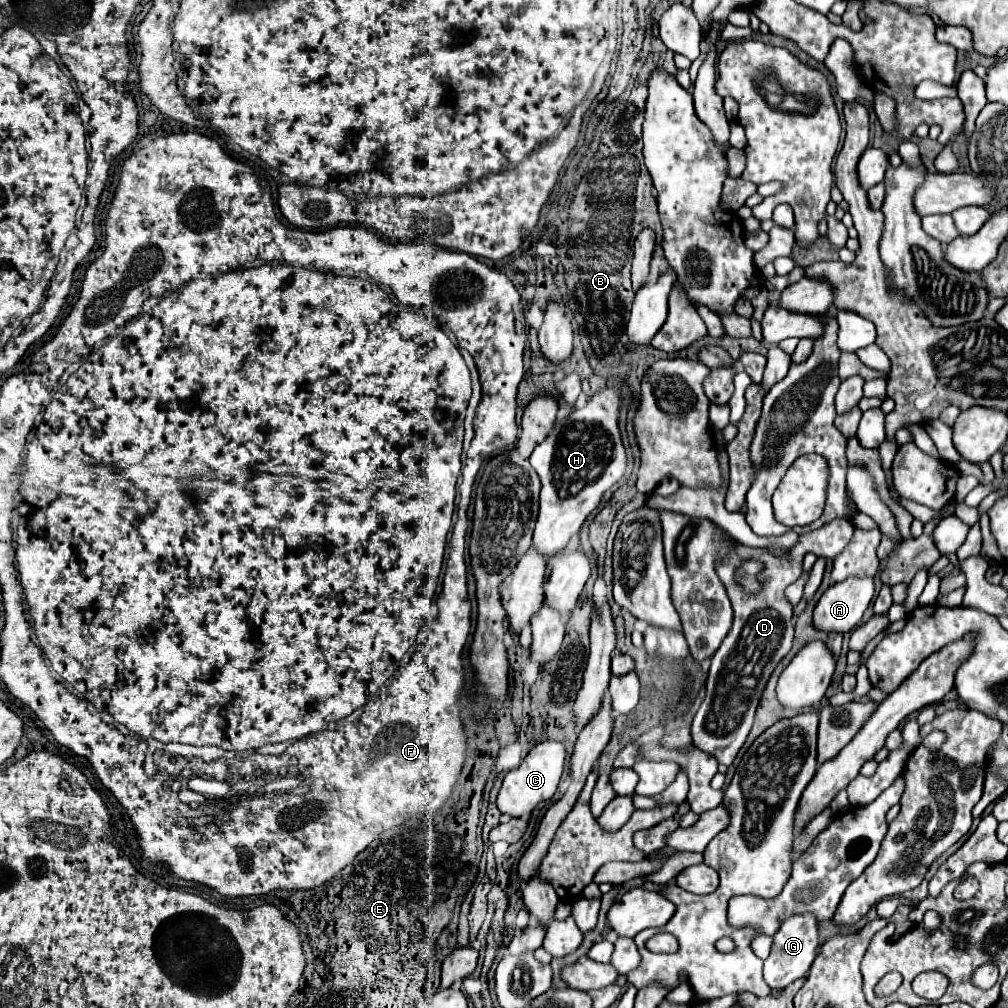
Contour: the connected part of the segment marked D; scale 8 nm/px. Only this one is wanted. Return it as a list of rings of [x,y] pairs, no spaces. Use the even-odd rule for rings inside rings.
[[[835,519],[827,523],[825,527],[817,531],[809,531],[799,537],[797,547],[791,549],[791,559],[783,561],[773,555],[769,555],[763,549],[749,549],[739,545],[737,553],[733,551],[725,563],[717,567],[717,573],[721,581],[727,587],[727,595],[733,603],[735,619],[729,635],[717,649],[717,653],[711,659],[711,669],[707,677],[707,695],[693,717],[691,725],[691,737],[693,745],[701,747],[705,753],[713,753],[719,763],[731,765],[733,759],[737,757],[739,749],[743,747],[751,725],[753,725],[753,715],[757,709],[757,703],[761,699],[761,693],[765,689],[765,683],[769,675],[773,673],[775,665],[787,655],[791,649],[793,641],[793,607],[787,603],[783,597],[783,589],[793,583],[801,575],[801,561],[803,555],[815,553],[817,557],[827,557],[833,559],[837,553],[845,549],[853,535],[853,525],[843,519]],[[755,559],[763,563],[761,575],[765,581],[761,581],[761,589],[757,593],[747,593],[743,585],[735,579],[735,565],[743,565],[745,561]]]

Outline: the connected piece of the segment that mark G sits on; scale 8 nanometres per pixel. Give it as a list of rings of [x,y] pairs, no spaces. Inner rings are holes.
[[[793,915],[781,923],[781,929],[773,935],[773,947],[771,955],[765,959],[763,977],[765,983],[771,989],[785,989],[795,979],[801,979],[807,975],[815,955],[819,949],[819,937],[817,937],[817,921],[813,915]]]

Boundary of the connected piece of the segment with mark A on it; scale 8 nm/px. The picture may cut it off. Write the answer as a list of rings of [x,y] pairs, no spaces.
[[[851,577],[831,585],[819,599],[813,611],[817,629],[829,633],[851,631],[863,617],[875,595],[873,577]]]

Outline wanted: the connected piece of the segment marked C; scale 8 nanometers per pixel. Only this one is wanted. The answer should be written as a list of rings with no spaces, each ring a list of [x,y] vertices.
[[[541,741],[537,743],[529,755],[523,759],[523,763],[509,771],[503,779],[501,791],[497,795],[497,807],[501,813],[507,813],[511,817],[527,817],[541,801],[549,801],[559,785],[559,779],[565,769],[565,745],[559,741]]]

